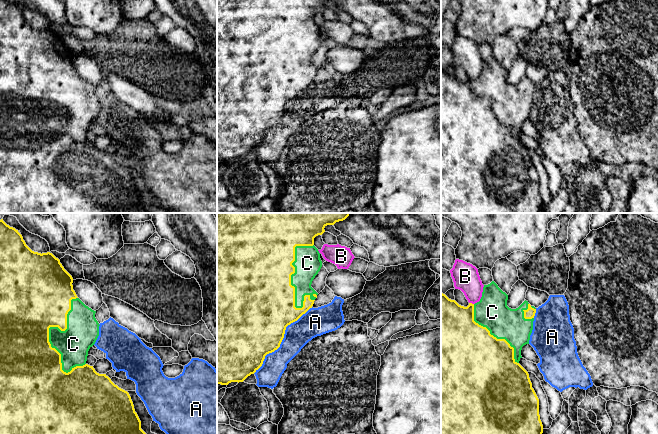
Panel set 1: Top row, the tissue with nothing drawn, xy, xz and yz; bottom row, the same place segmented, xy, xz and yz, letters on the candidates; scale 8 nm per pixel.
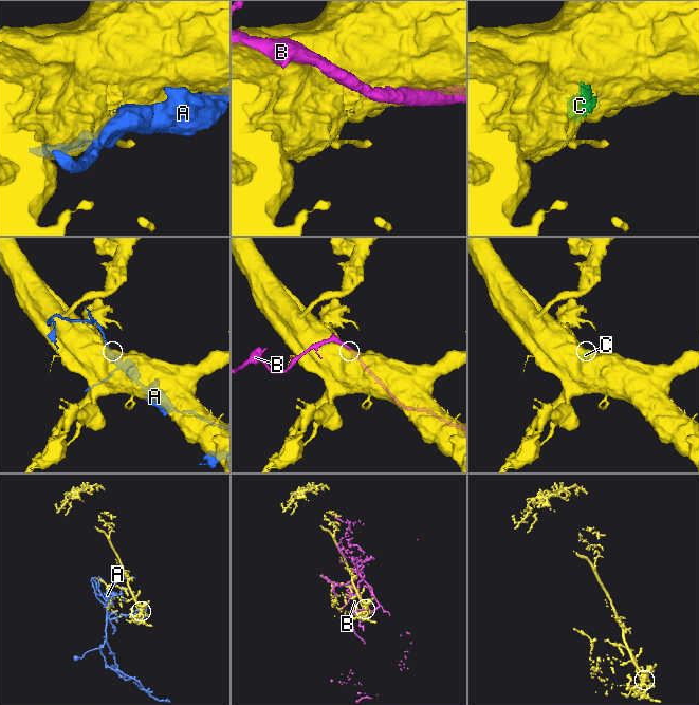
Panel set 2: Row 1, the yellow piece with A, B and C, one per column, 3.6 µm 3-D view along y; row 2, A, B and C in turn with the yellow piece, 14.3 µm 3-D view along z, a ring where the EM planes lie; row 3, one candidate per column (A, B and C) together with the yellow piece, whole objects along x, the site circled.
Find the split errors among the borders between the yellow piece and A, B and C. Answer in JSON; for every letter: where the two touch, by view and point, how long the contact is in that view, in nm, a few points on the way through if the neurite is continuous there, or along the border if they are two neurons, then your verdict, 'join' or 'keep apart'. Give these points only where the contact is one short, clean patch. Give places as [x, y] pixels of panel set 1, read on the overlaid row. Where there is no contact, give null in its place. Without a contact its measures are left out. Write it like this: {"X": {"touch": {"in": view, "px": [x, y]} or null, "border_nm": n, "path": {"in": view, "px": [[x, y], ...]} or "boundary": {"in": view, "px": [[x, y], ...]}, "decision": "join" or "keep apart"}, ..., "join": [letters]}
{"A": {"touch": {"in": "xz", "px": [282, 339]}, "border_nm": 700, "decision": "keep apart"}, "B": {"touch": {"in": "yz", "px": [471, 303]}, "border_nm": 40, "decision": "keep apart"}, "C": {"touch": {"in": "xy", "px": [51, 326]}, "border_nm": 600, "decision": "join"}, "join": ["C"]}

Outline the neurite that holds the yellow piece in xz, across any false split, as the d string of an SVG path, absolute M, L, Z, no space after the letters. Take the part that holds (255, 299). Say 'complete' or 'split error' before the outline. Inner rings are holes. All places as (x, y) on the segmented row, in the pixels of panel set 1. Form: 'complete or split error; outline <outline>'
split error; outline M217 213L217 384L243 382L263 364L265 356L280 347L288 325L297 321L312 308L318 293L311 287L322 267L314 238L322 235L327 225L345 220L350 213Z

